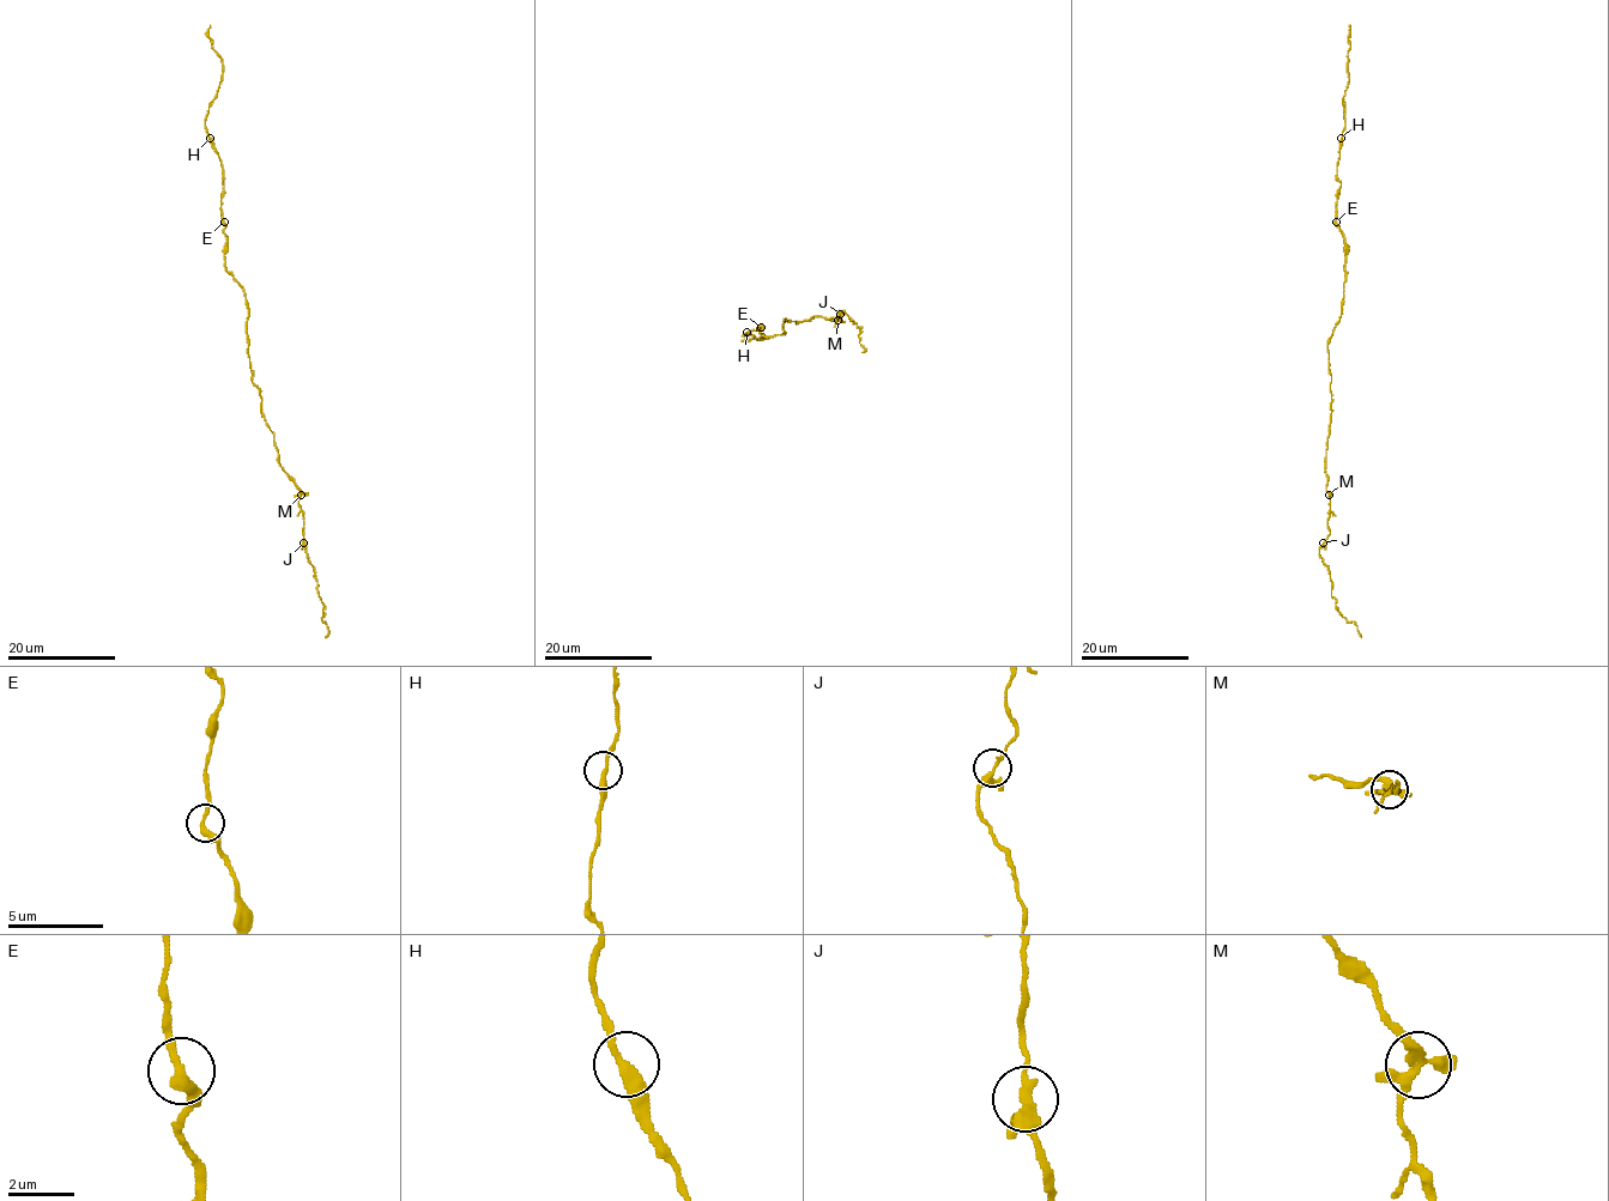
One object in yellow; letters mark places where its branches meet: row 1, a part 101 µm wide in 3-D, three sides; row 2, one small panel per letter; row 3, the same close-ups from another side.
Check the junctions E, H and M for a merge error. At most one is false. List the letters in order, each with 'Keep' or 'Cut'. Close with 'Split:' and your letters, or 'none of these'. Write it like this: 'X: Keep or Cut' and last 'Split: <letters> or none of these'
E: Keep
H: Keep
M: Keep
Split: none of these

